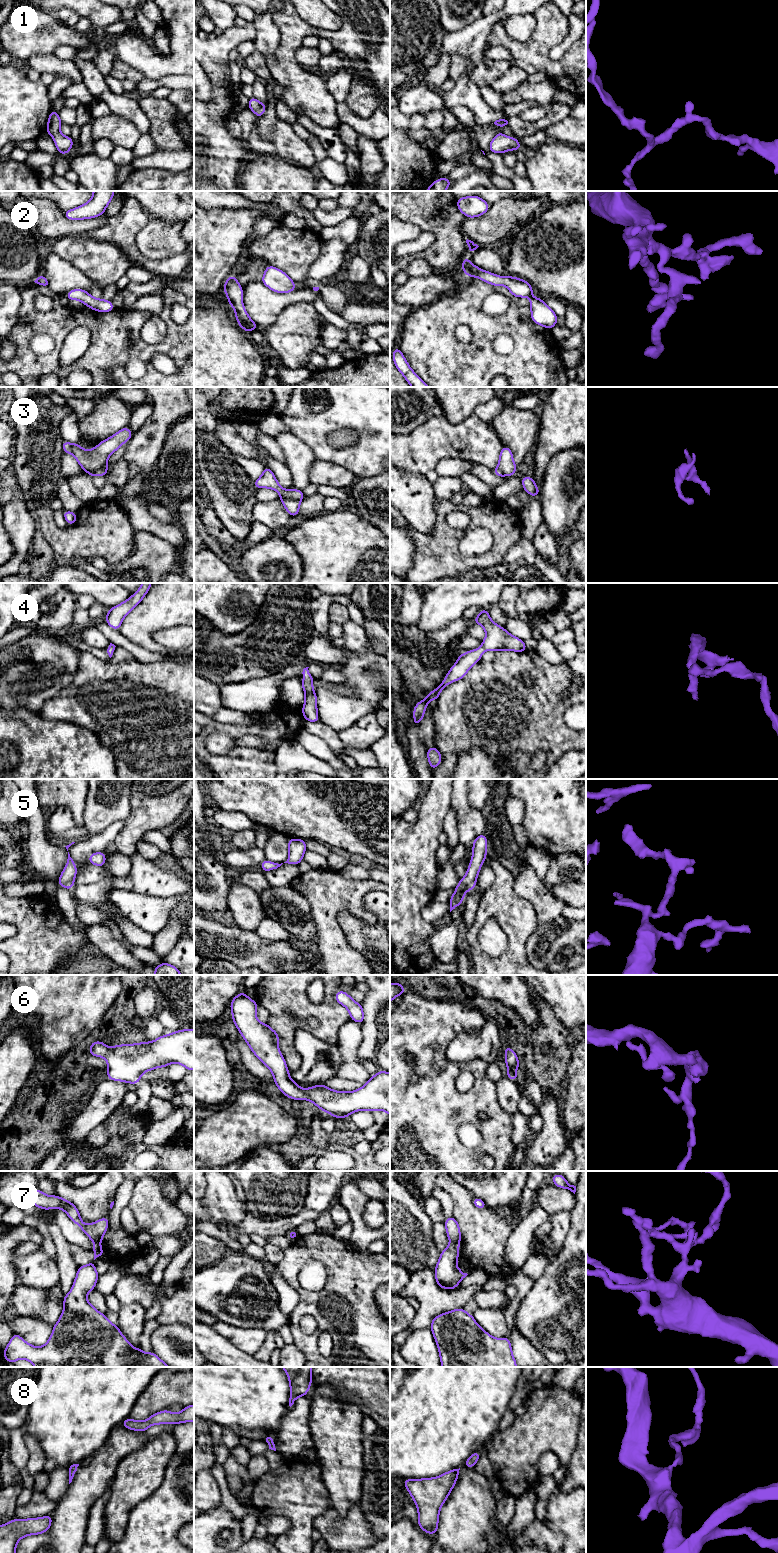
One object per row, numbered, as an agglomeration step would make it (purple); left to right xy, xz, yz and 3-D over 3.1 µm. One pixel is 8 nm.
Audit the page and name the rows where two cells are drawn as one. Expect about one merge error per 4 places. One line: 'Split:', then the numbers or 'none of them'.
Split: 3, 7

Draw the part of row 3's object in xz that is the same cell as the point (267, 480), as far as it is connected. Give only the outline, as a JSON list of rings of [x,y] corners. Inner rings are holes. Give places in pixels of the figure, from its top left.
[[[265,466],[263,474],[257,480],[255,480],[253,484],[256,489],[270,488],[276,490],[279,493],[280,497],[292,498],[299,501],[305,498],[302,490],[294,488],[285,490],[284,488],[282,488],[279,485],[276,477],[274,476],[273,471],[267,466]]]

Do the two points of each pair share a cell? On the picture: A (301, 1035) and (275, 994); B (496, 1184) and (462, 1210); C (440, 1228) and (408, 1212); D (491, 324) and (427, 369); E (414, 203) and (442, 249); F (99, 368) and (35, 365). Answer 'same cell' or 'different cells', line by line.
A: different cells
B: different cells
C: different cells
D: same cell
E: same cell
F: same cell

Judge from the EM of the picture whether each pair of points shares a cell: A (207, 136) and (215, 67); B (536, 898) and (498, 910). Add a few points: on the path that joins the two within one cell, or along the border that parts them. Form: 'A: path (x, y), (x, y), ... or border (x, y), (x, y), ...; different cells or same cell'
A: path (207, 119), (219, 106), (219, 84); same cell
B: border (514, 882), (514, 891), (531, 905), (539, 922); different cells

